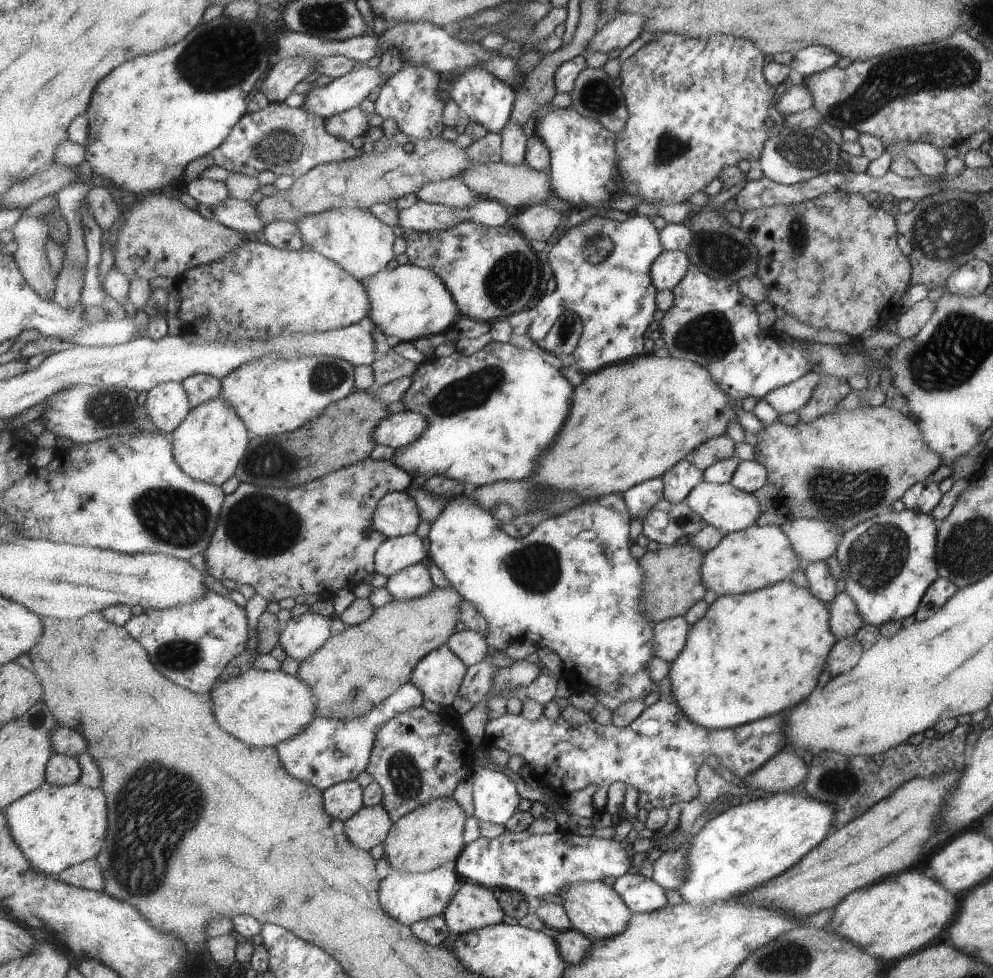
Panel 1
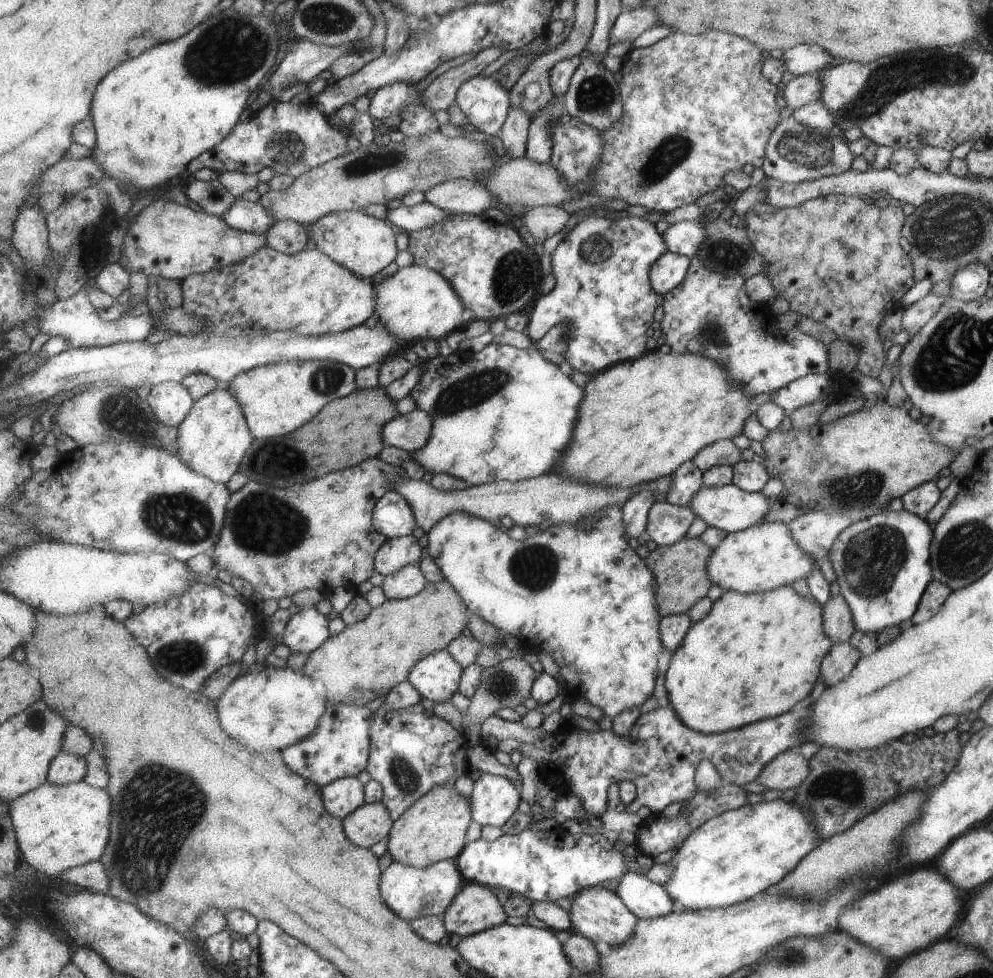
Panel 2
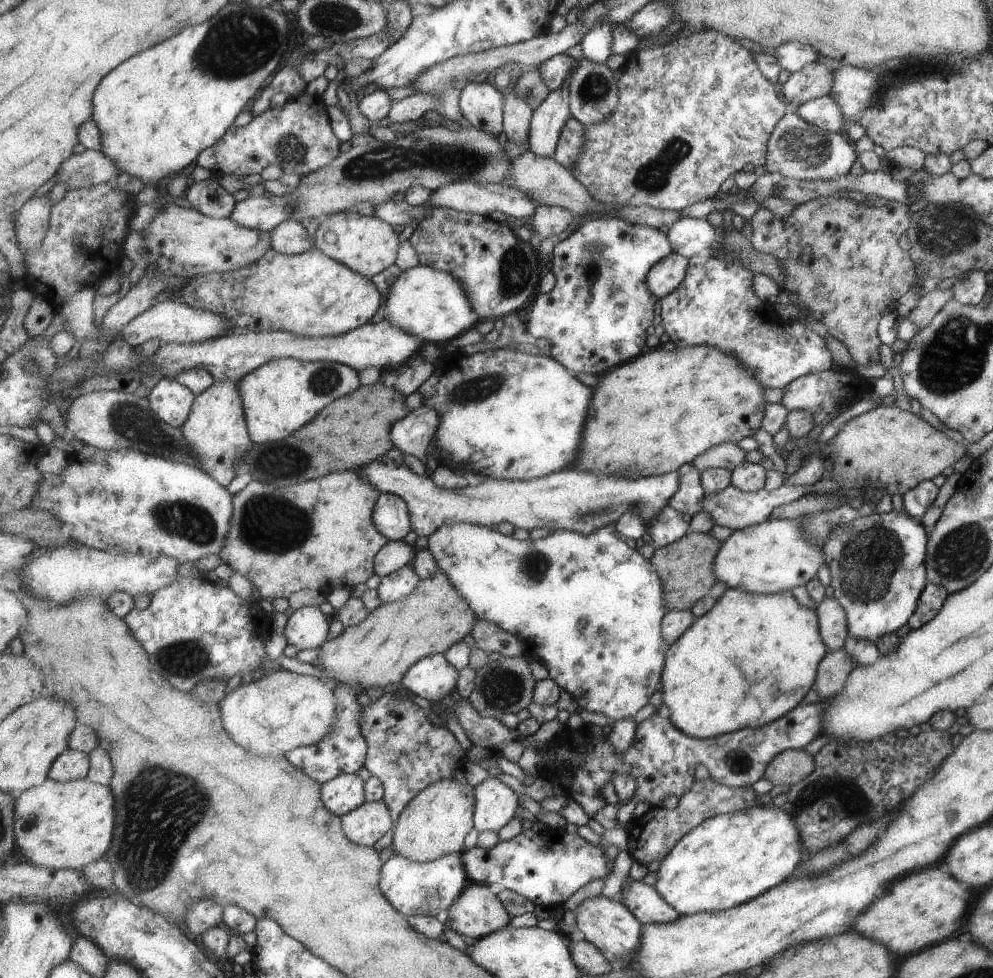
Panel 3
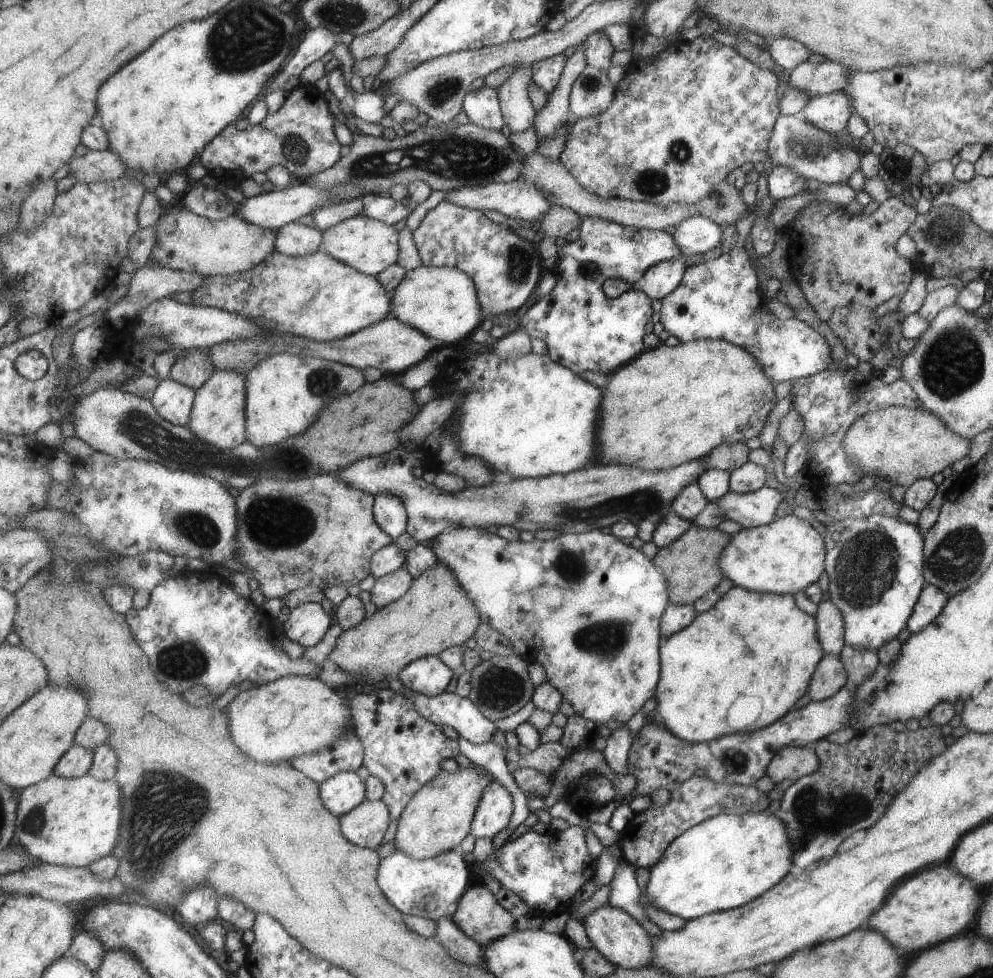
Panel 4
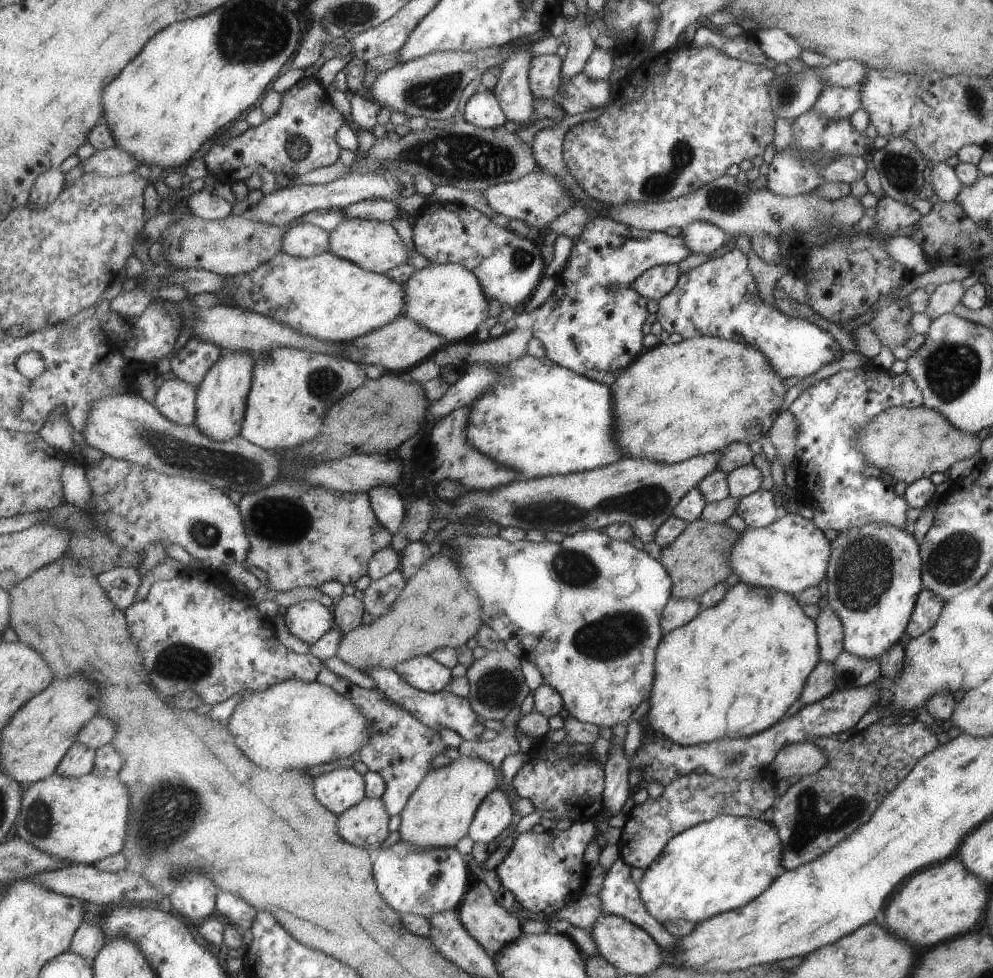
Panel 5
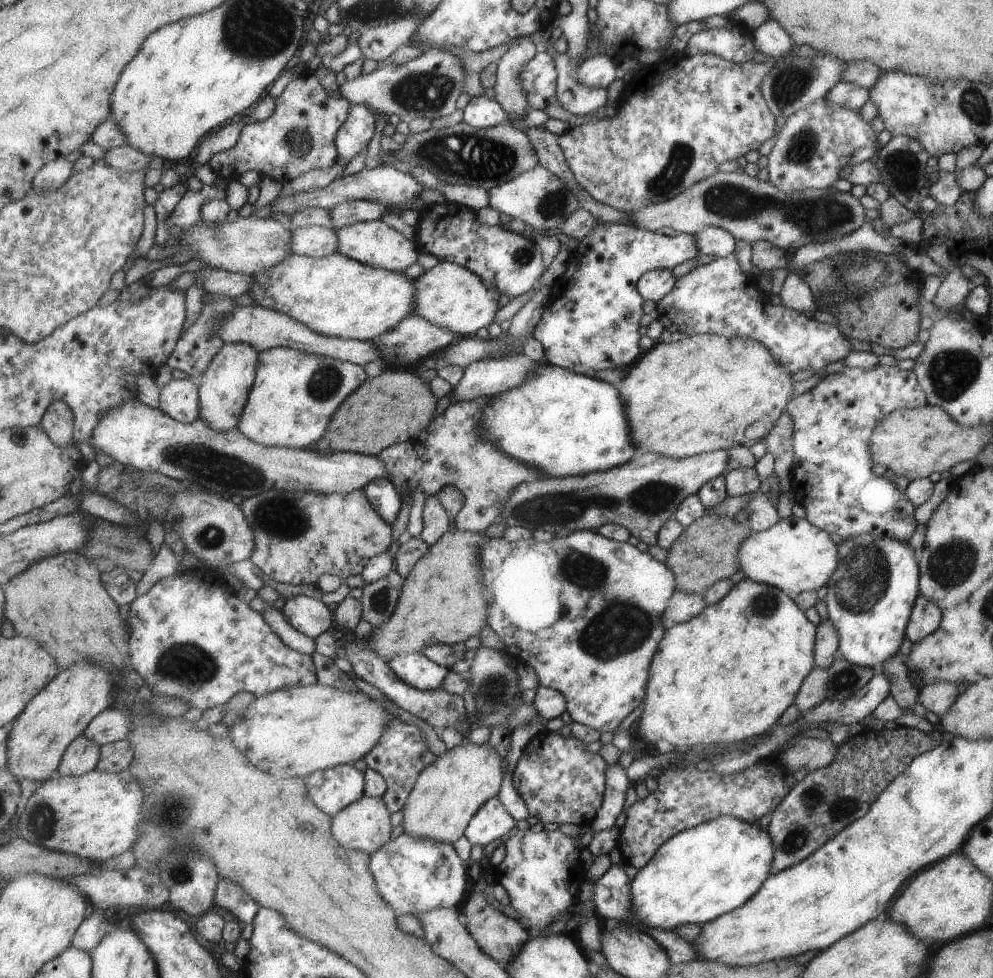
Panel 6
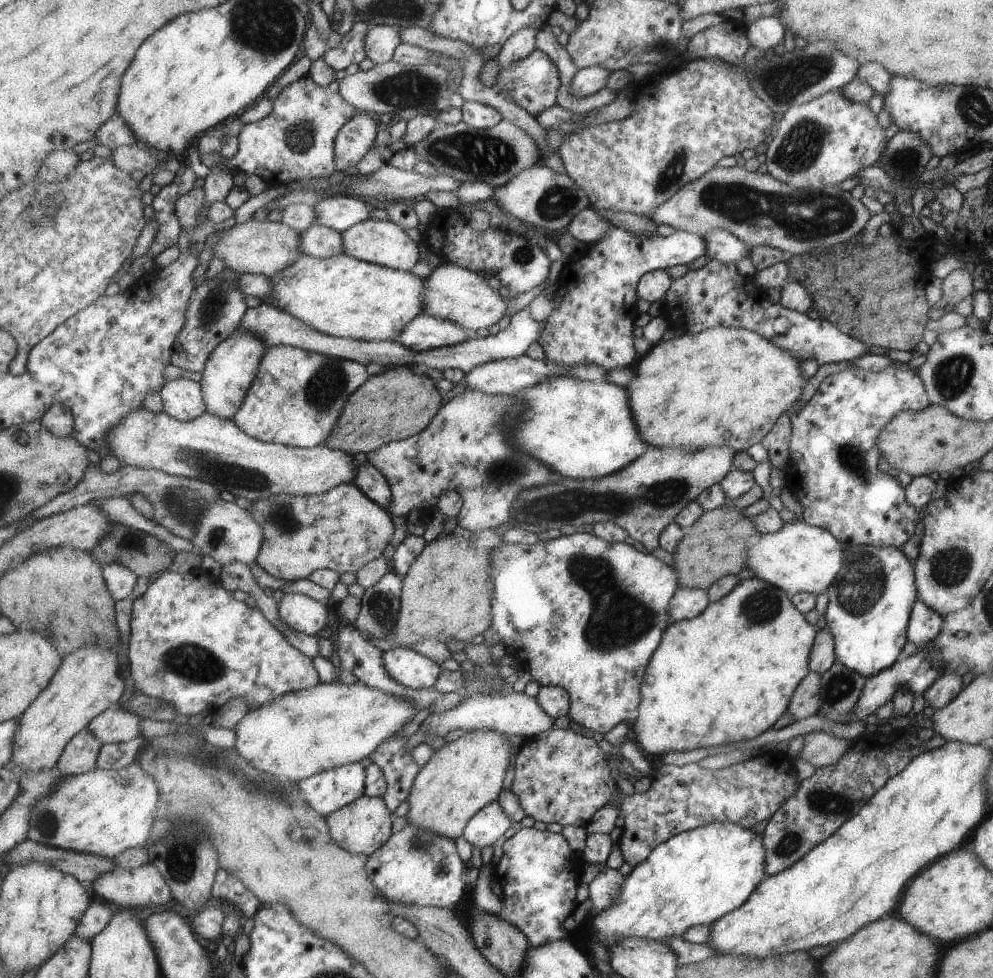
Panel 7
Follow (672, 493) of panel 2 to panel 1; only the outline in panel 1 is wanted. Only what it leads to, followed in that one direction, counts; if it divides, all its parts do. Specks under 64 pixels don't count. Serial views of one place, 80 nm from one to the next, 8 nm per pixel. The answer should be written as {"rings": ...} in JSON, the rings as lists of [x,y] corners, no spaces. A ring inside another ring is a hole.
{"rings":[[[682,459],[674,465],[670,470],[660,477],[662,481],[662,499],[667,500],[670,504],[682,502],[689,493],[691,488],[694,488],[702,480],[702,471],[698,470],[689,460]]]}

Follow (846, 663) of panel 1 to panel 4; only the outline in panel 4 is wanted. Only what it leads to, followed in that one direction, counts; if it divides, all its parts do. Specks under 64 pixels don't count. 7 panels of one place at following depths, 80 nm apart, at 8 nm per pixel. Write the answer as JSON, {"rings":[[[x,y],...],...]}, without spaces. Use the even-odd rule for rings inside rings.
{"rings":[[[824,654],[818,666],[814,668],[807,694],[811,701],[829,699],[845,686],[845,682],[846,674],[839,655]]]}

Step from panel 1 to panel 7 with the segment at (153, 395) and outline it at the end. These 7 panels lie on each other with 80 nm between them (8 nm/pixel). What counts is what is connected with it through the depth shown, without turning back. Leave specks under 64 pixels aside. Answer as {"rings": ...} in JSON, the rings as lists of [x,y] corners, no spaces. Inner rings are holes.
{"rings":[[[179,377],[171,379],[159,392],[163,410],[177,420],[190,421],[207,412],[202,384]]]}

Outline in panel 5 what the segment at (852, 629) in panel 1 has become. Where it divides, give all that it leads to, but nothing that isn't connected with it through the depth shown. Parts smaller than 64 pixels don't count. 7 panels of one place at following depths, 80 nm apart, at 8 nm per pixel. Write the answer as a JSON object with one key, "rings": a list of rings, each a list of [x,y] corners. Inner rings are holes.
{"rings":[[[829,605],[820,608],[814,621],[819,661],[833,663],[835,657],[842,651],[841,621]]]}

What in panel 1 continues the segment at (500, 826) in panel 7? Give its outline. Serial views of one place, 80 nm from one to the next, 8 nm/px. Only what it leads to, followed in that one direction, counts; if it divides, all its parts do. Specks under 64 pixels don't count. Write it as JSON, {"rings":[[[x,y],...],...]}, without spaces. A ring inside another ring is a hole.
{"rings":[[[476,764],[471,775],[473,785],[473,817],[479,822],[489,822],[504,827],[522,802],[517,784],[505,772],[489,770]]]}

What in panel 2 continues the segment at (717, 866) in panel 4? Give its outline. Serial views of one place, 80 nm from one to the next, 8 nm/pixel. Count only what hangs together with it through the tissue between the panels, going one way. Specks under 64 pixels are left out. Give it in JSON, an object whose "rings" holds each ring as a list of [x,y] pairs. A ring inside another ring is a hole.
{"rings":[[[774,799],[758,803],[745,803],[742,807],[723,811],[694,828],[684,841],[673,850],[668,865],[671,867],[670,879],[661,885],[676,908],[710,909],[721,908],[756,897],[767,887],[777,884],[787,873],[797,867],[802,858],[820,841],[812,823],[812,816],[801,805],[793,801]]]}

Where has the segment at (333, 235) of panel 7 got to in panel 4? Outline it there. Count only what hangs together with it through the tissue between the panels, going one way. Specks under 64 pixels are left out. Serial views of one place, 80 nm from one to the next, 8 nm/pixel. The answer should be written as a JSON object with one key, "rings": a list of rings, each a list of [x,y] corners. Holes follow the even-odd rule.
{"rings":[[[293,221],[278,230],[275,248],[290,257],[304,257],[315,254],[323,242],[323,231],[310,225]]]}

